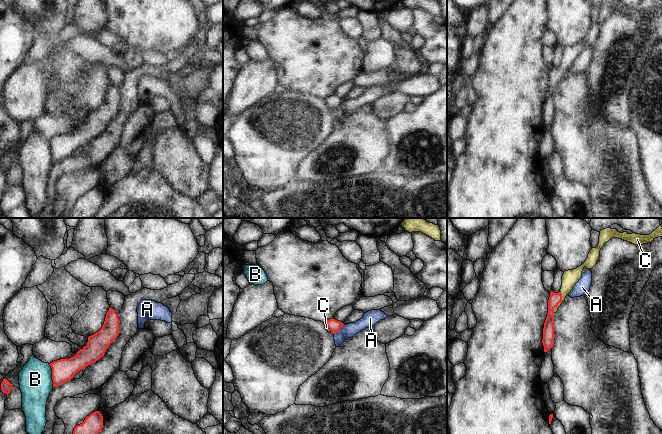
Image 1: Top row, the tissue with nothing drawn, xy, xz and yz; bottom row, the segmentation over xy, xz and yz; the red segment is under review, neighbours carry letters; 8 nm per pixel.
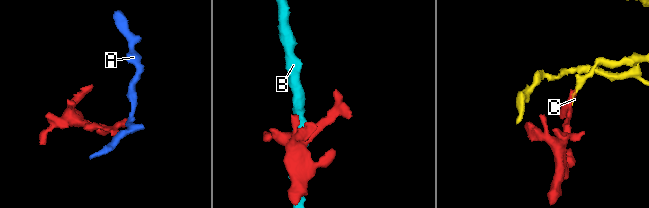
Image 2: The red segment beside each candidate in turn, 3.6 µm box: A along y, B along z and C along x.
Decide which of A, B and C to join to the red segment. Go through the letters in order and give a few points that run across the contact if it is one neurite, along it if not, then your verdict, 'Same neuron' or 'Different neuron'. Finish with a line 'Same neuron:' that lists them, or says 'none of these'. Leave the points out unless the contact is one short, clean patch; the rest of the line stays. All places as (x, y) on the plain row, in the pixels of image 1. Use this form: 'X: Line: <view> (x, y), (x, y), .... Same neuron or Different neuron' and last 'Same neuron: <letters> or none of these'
A: Different neuron
B: Different neuron
C: Line: yz (555, 74), (560, 78), (561, 71), (569, 55). Same neuron
Same neuron: C

